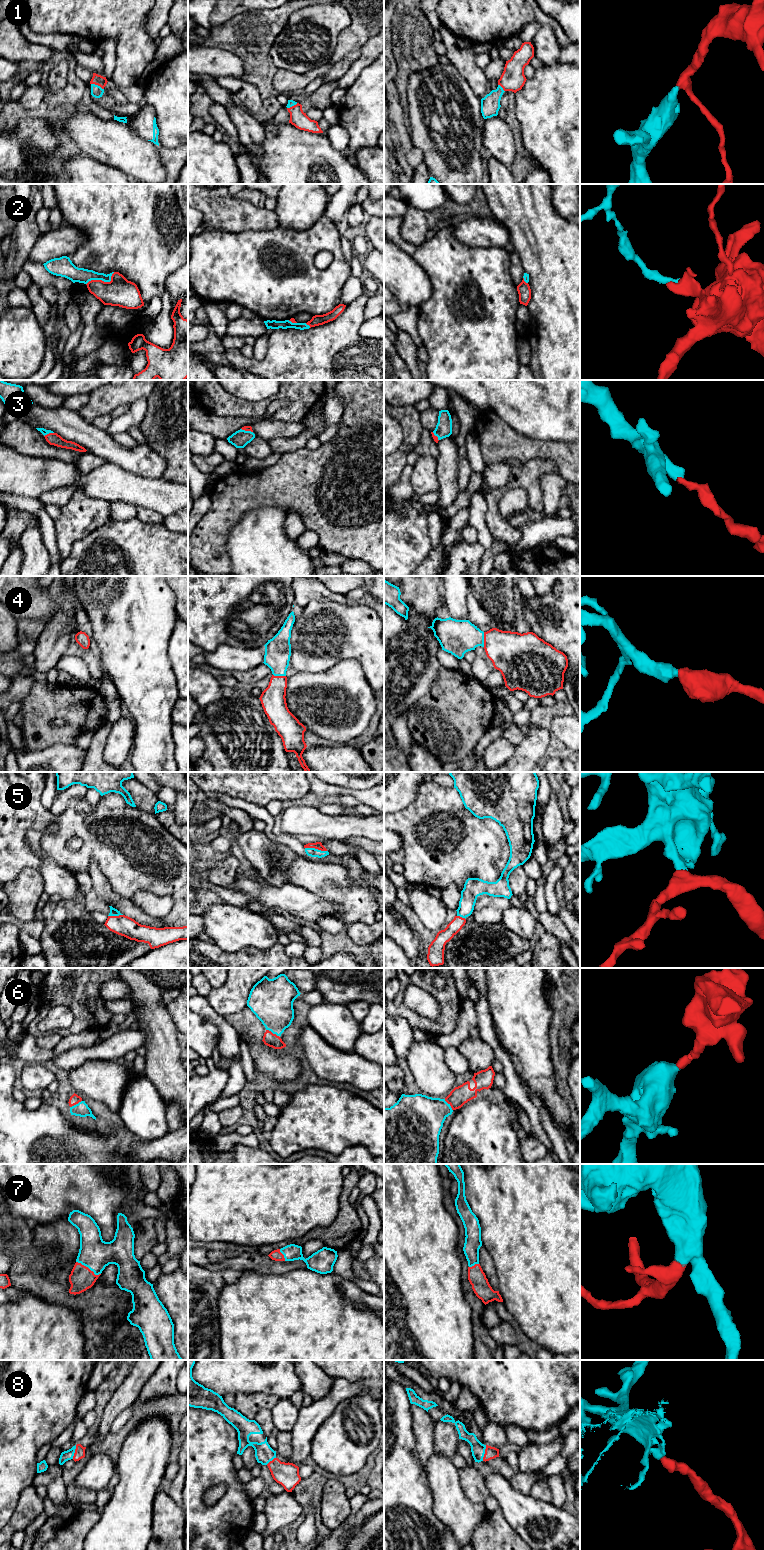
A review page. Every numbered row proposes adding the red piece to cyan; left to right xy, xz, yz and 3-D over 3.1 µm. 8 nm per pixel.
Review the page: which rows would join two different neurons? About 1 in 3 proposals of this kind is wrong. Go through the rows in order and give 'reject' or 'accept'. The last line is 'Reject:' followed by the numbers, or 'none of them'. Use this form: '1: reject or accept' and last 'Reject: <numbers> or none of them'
1: accept
2: reject
3: accept
4: accept
5: accept
6: accept
7: accept
8: accept
Reject: 2

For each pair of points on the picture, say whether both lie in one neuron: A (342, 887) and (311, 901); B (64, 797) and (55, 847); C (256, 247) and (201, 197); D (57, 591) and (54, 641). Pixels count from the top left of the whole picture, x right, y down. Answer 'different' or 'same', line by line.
A: different
B: different
C: different
D: same

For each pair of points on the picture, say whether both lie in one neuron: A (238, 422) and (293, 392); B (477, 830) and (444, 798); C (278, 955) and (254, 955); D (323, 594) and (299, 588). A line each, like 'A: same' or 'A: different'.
A: different
B: same
C: same
D: same

